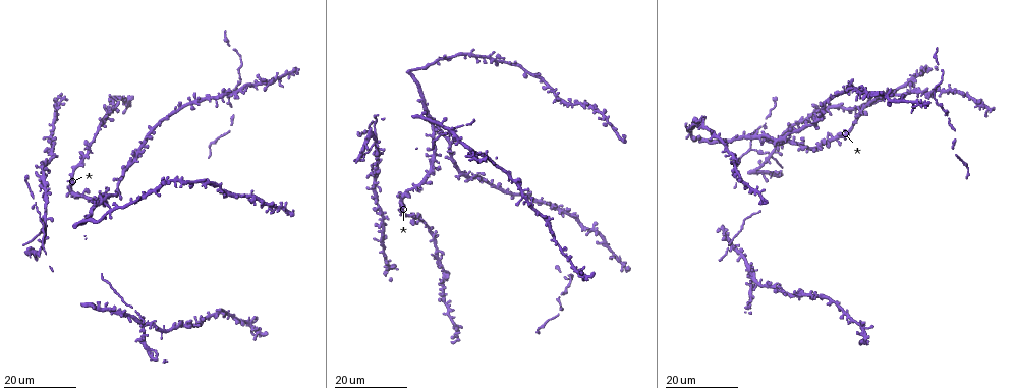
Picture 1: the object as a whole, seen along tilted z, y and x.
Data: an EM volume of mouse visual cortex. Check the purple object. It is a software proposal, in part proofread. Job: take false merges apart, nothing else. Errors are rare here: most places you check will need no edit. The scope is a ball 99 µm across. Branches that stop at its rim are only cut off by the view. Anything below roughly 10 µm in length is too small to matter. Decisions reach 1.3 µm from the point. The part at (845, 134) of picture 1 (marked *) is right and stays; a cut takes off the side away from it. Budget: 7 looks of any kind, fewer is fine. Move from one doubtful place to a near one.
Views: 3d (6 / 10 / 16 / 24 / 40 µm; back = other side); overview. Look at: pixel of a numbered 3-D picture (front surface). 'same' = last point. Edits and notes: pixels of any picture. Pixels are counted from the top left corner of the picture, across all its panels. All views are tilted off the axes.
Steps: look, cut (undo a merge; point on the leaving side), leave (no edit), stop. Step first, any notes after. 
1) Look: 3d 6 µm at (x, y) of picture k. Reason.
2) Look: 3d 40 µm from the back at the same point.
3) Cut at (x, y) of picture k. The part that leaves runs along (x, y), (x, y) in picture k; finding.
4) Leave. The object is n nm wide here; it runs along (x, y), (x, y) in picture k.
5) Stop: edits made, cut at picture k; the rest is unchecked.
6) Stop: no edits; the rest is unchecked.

Look: 3d 16 µm at (374, 144) of picture 1.

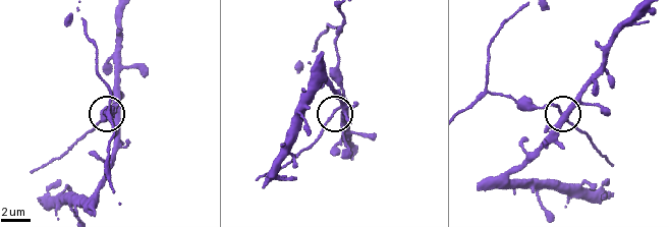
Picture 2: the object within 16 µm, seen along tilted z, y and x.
Look: 3d 10 µm at (335, 111) of picture 2.

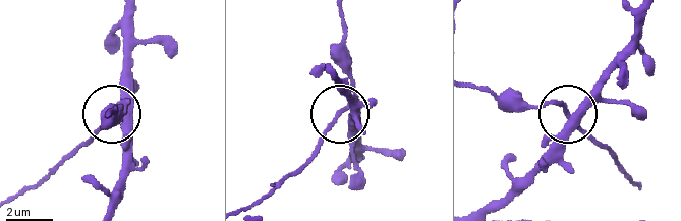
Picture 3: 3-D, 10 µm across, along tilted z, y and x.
Look: 3d 10 µm from the back at (340, 113) of picture 3.

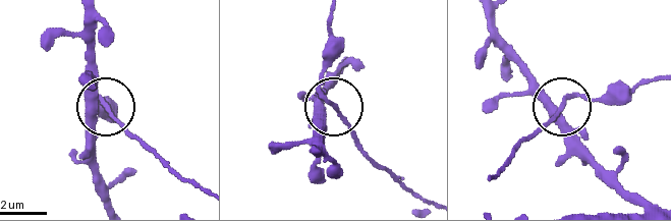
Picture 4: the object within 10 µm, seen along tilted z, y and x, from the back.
Leave. The side arm is 17 µm long; continuous, no second neuron.

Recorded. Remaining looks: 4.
Look: 3d 24 µm at (762, 142) of picture 1. Three arms meet.

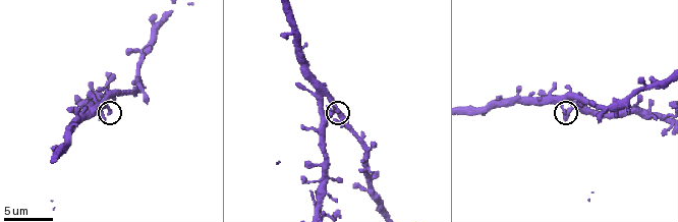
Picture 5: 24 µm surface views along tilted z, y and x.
Look: 3d 10 µm at (566, 113) of picture 5. Zoom in.

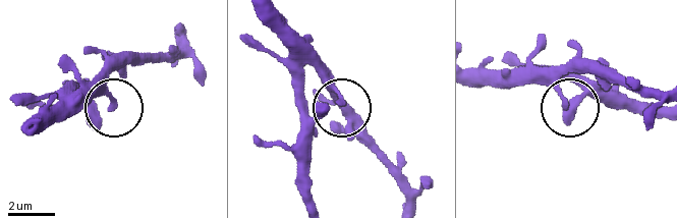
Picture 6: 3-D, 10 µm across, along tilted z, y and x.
Look: 3d 10 µm from the back at (565, 103) of picture 6. From behind.

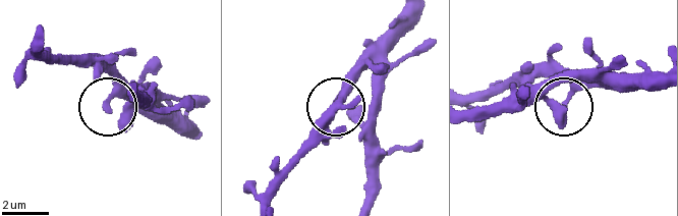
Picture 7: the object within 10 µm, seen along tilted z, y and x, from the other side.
Leave. The object is 230 nm wide here; one neuron here.

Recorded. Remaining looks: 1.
Stop: no edits; the rest is unchecked.

